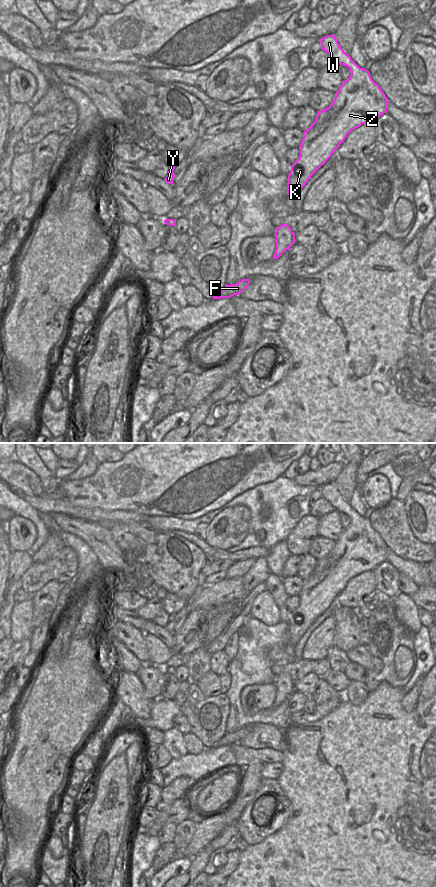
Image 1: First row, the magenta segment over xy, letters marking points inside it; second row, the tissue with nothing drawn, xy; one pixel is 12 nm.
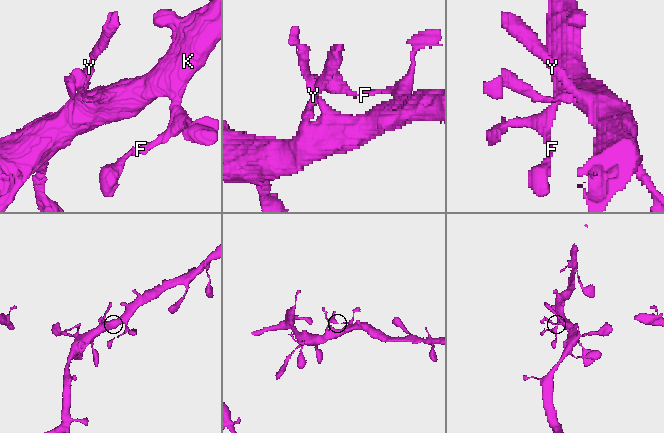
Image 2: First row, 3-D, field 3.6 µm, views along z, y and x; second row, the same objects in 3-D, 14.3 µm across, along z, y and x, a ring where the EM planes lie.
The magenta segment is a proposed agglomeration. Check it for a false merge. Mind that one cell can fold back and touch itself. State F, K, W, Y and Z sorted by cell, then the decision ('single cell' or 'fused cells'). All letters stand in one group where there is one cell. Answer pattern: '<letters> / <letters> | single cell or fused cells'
F K W Y Z | single cell

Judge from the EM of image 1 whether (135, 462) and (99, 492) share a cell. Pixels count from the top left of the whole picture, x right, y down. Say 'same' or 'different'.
same

